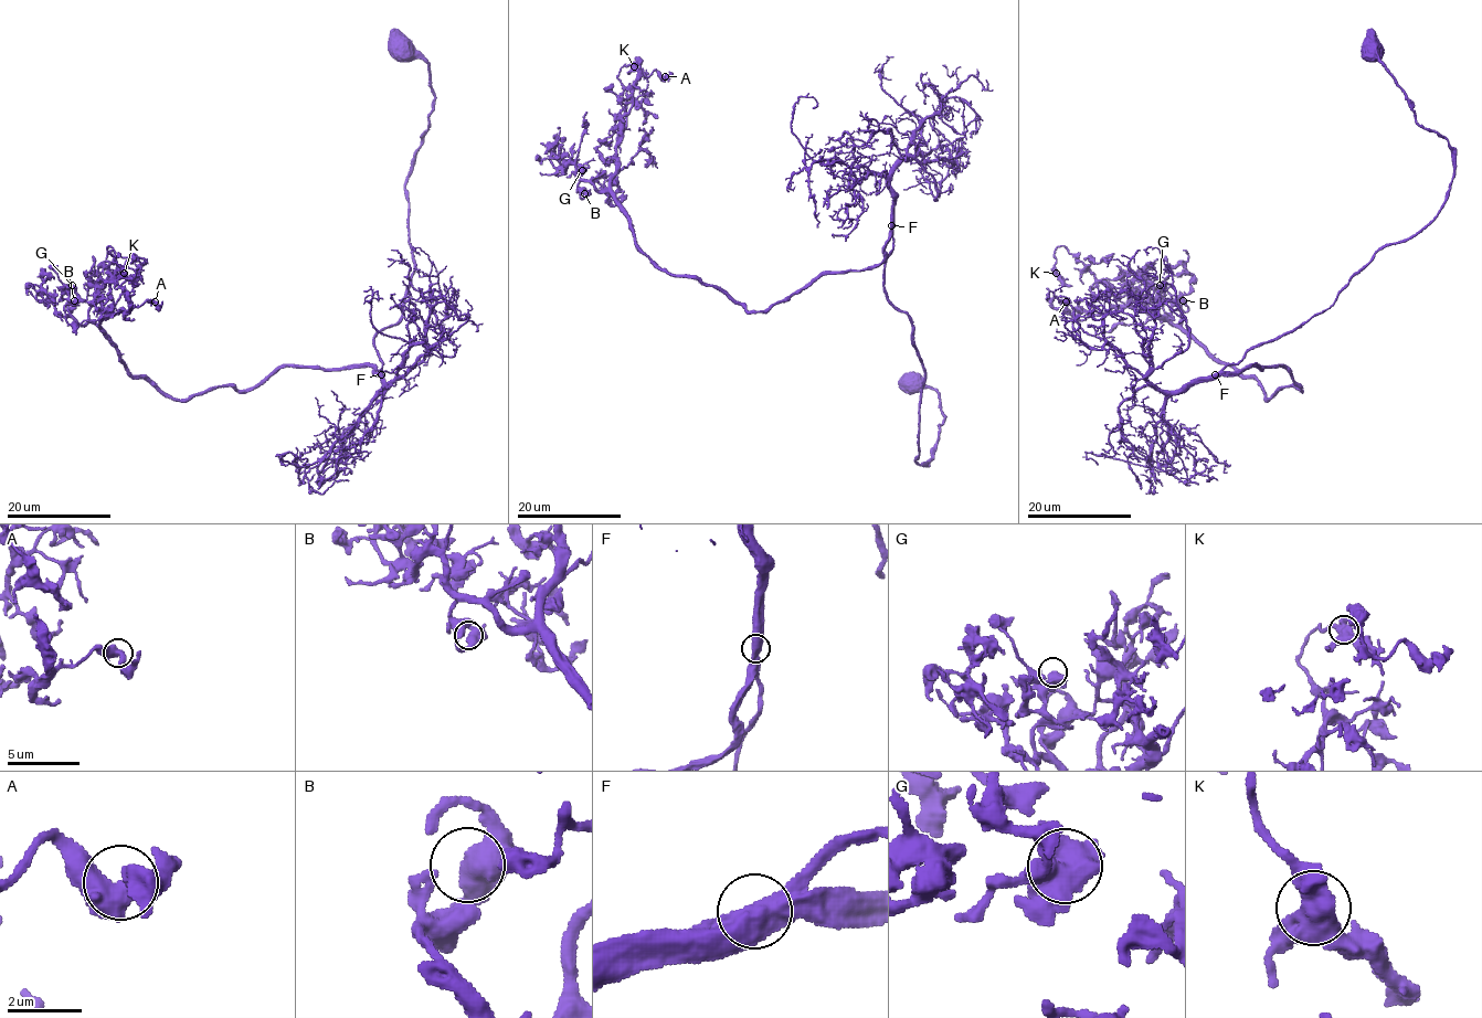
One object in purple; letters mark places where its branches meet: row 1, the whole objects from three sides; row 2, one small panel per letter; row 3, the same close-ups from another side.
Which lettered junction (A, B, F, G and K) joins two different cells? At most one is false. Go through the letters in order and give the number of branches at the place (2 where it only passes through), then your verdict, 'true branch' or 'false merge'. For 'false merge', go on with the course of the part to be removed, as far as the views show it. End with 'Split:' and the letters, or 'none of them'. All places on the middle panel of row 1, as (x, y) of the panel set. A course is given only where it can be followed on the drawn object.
A: 2 branches meet; true branch
B: 2 branches meet; true branch
F: 2 branches meet; true branch
G: 2 branches meet; true branch
K: 2 branches meet; true branch
Split: none of them

